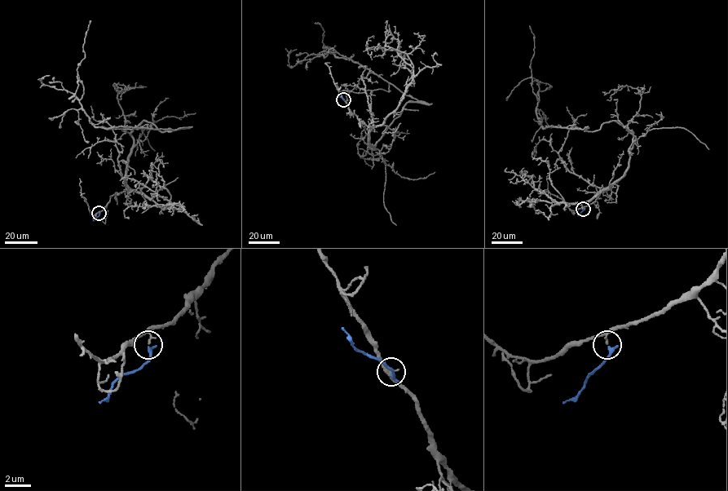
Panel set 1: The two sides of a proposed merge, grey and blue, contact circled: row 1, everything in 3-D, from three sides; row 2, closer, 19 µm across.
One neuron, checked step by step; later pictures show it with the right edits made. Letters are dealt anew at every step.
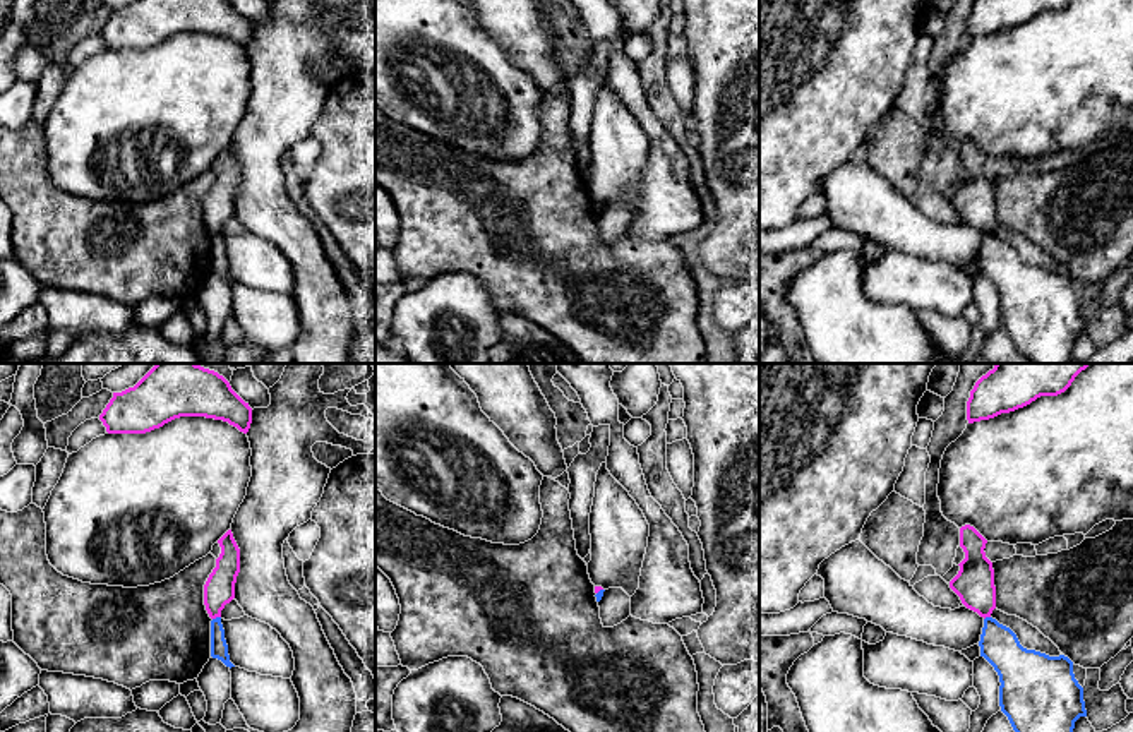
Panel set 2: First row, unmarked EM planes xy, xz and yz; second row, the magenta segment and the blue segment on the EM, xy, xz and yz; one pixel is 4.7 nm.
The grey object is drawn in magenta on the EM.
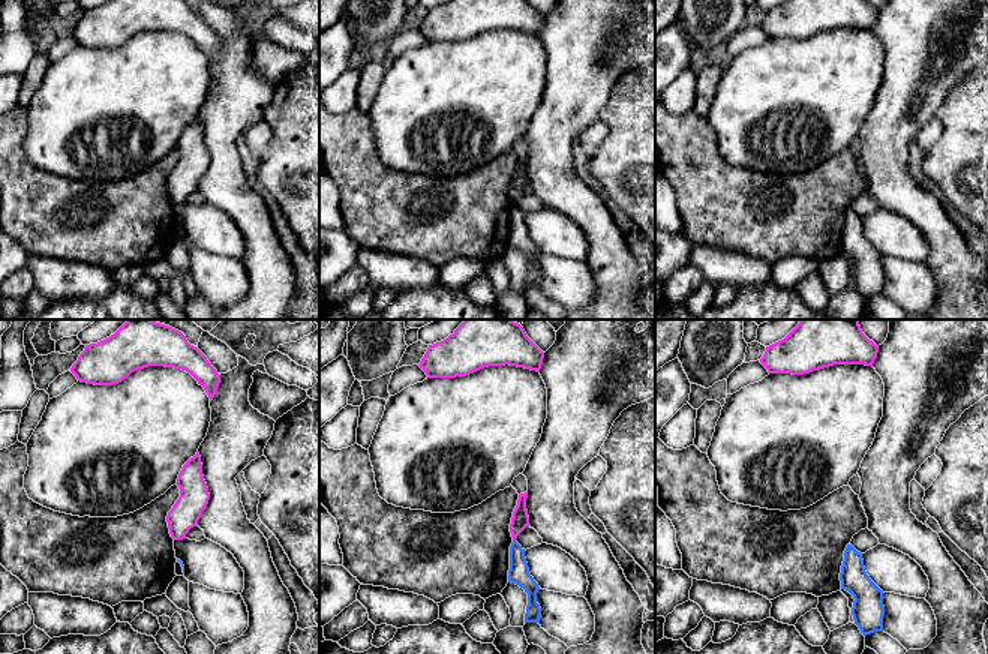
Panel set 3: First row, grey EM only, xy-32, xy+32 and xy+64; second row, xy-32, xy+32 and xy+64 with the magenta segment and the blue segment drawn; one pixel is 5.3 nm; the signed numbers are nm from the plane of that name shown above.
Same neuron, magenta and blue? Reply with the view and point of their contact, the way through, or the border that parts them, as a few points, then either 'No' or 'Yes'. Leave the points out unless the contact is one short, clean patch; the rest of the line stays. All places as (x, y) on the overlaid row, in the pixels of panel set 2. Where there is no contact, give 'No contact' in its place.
Touches magenta at xy (216, 616). Boundary: xy (220, 616), (213, 619). No

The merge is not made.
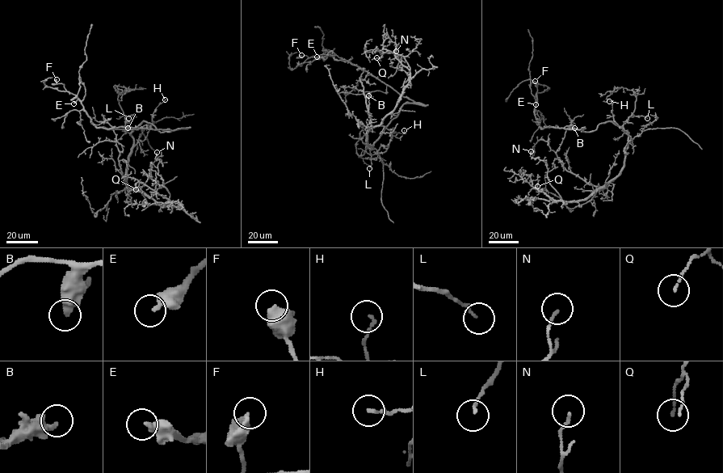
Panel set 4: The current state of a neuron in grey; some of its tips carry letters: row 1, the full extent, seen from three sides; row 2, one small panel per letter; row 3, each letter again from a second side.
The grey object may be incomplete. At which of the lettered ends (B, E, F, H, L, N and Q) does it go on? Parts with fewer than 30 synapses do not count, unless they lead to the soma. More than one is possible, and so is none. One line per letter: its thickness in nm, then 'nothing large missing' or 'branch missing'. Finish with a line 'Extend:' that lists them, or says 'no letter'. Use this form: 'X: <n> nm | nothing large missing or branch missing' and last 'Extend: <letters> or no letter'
B: 360 nm | nothing large missing
E: 360 nm | nothing large missing
F: 500 nm | nothing large missing
H: 140 nm | nothing large missing
L: 120 nm | nothing large missing
N: 110 nm | nothing large missing
Q: 110 nm | nothing large missing
Extend: no letter

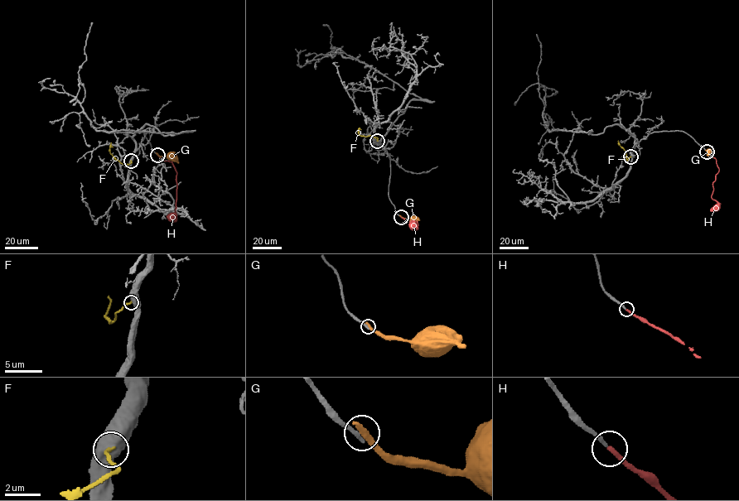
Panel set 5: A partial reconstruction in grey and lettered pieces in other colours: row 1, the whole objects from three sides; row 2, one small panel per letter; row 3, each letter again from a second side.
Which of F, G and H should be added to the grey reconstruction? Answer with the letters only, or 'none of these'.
H

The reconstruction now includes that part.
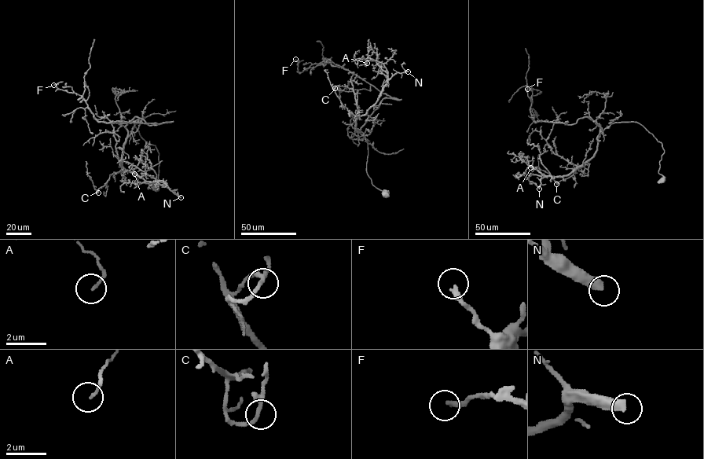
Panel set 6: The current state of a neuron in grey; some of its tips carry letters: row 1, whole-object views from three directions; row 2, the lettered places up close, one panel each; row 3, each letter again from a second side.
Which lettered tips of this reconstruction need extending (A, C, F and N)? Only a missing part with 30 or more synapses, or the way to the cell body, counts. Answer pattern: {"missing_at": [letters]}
{"missing_at": ["N"]}

